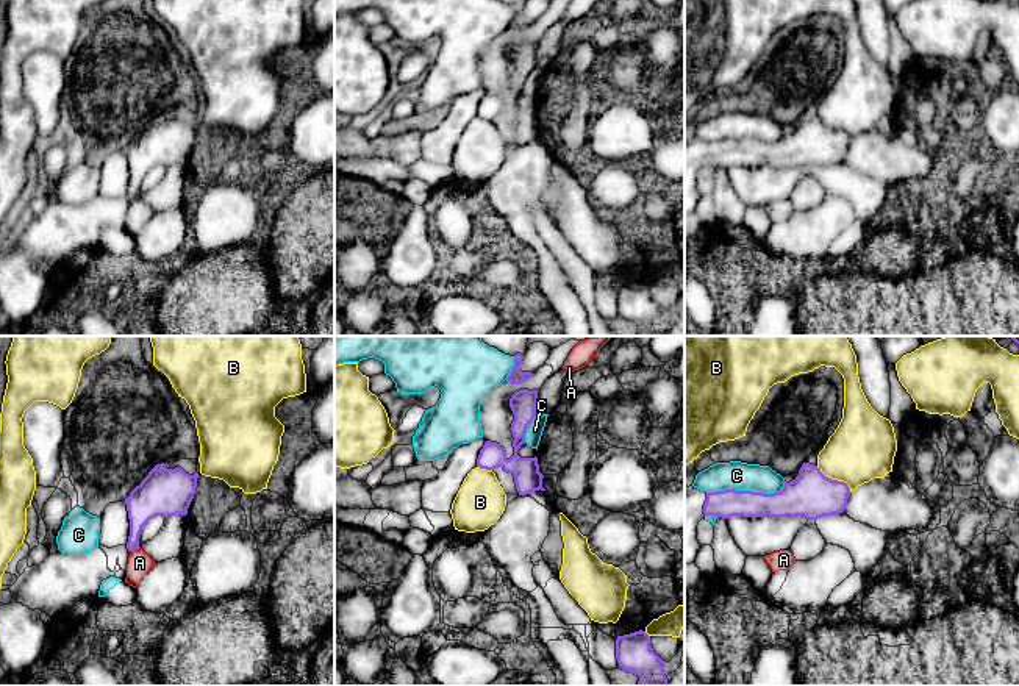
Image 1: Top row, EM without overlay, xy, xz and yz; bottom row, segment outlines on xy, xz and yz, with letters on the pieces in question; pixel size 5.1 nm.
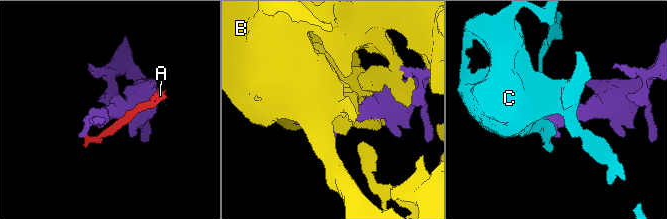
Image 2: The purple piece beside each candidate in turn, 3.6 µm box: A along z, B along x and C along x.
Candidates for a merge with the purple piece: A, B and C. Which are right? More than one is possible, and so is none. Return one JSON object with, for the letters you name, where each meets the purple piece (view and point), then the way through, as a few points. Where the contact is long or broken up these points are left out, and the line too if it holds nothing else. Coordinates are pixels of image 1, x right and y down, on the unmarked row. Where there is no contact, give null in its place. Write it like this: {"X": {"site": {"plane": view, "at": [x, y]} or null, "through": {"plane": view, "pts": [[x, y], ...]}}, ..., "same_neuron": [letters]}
{"same_neuron": []}

